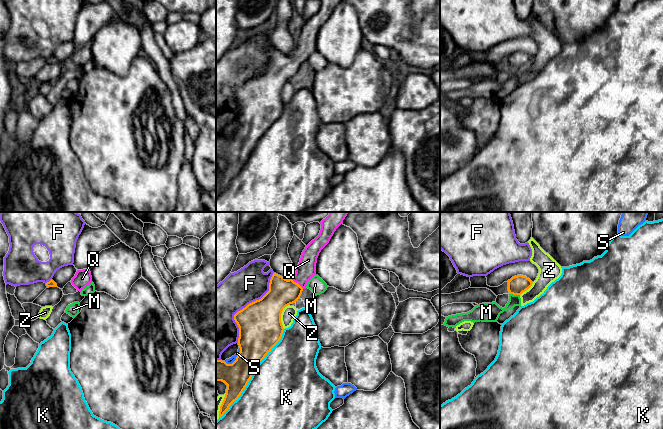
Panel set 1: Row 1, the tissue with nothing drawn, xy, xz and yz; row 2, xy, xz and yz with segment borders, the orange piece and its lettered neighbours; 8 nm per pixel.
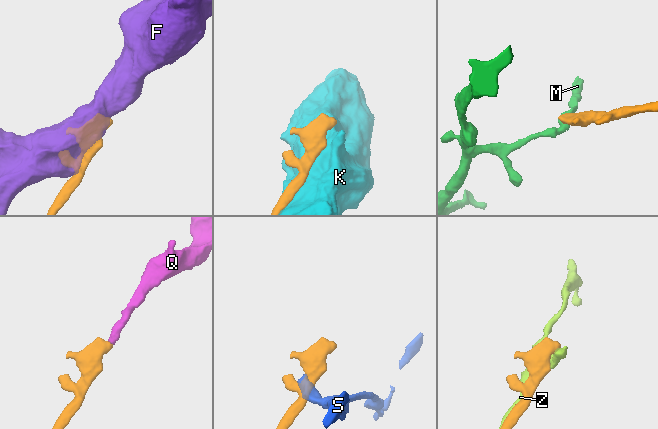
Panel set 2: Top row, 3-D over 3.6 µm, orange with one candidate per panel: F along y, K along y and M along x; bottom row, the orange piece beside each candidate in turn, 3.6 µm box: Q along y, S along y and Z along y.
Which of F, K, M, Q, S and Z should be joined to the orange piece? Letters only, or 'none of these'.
Q

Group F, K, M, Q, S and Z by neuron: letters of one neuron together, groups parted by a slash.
F / K / M / Q / S / Z

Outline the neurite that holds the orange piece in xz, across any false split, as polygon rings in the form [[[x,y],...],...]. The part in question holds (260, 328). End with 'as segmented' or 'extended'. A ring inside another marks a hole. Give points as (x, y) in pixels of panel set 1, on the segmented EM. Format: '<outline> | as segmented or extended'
[[[330,212],[320,222],[319,235],[303,250],[294,277],[287,280],[273,273],[269,291],[261,299],[248,304],[234,315],[239,327],[240,352],[232,364],[216,360],[216,381],[222,381],[227,385],[219,418],[239,398],[258,364],[280,341],[284,331],[281,322],[283,309],[300,299],[308,281],[316,275],[319,253],[329,243],[348,213]]] | extended

